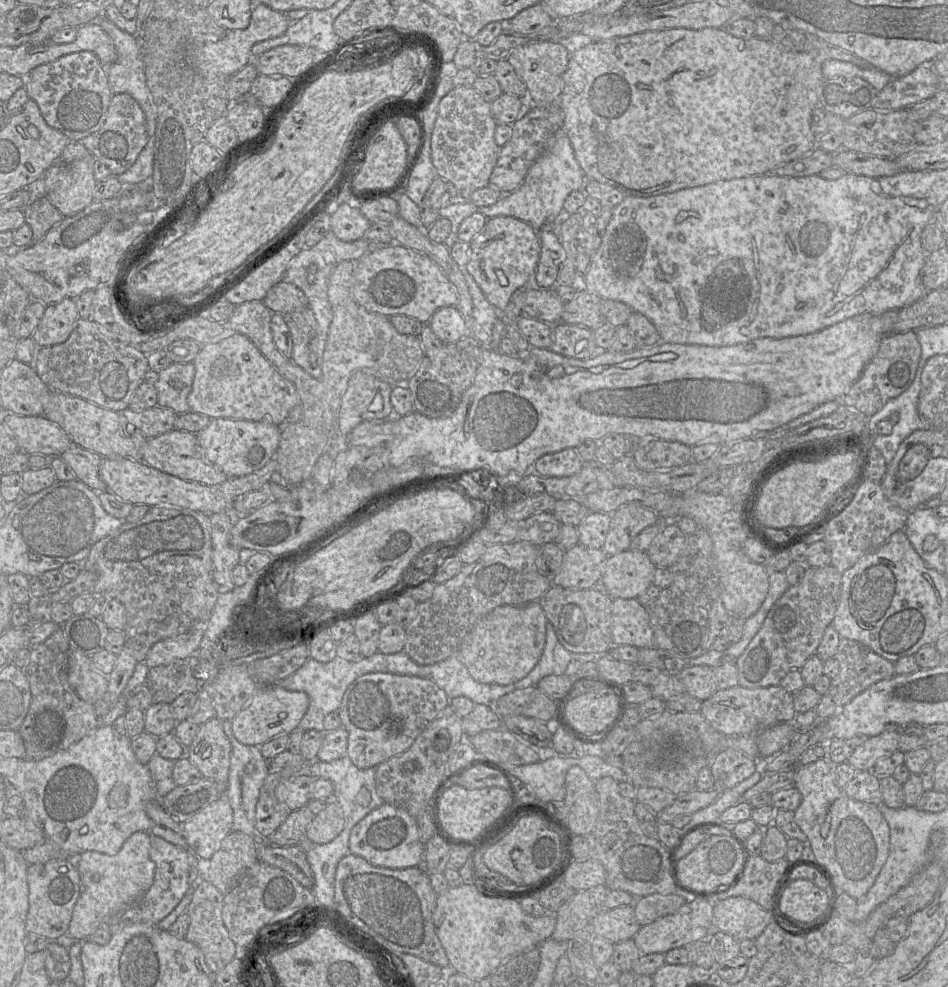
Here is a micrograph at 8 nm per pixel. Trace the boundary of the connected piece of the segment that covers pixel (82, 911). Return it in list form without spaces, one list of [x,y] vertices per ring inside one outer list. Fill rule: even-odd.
[[[135,832],[124,842],[119,852],[115,855],[107,855],[97,851],[86,851],[77,858],[66,859],[76,863],[81,881],[81,891],[74,906],[67,930],[70,936],[76,940],[88,940],[89,935],[97,927],[110,922],[149,890],[153,884],[155,872],[155,863],[150,858],[150,837],[150,832]]]

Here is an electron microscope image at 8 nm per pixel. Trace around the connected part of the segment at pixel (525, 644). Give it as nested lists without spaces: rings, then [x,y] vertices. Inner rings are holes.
[[[538,601],[498,606],[471,627],[461,645],[459,657],[474,680],[486,684],[513,684],[526,677],[538,663],[546,641],[546,623]]]

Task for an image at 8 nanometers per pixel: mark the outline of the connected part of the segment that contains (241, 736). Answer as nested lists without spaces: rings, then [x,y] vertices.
[[[260,685],[250,701],[232,718],[233,735],[242,744],[260,747],[278,735],[296,730],[308,706],[309,697],[304,692],[288,691],[278,685]]]

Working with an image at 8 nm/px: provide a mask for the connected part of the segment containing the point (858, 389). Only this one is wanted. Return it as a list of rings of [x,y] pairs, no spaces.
[[[909,330],[883,336],[875,355],[867,363],[859,378],[846,391],[841,403],[870,418],[888,400],[908,389],[915,377],[920,356],[921,345],[918,342],[916,331]]]

